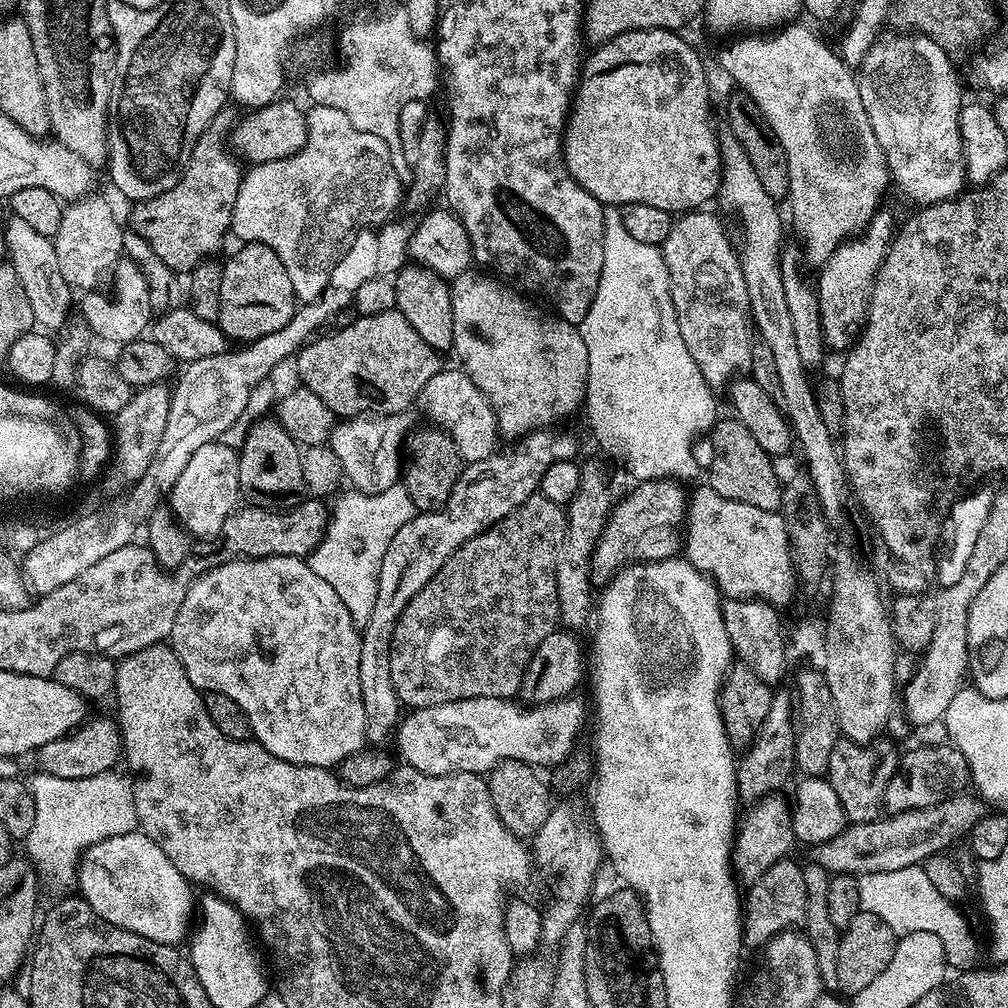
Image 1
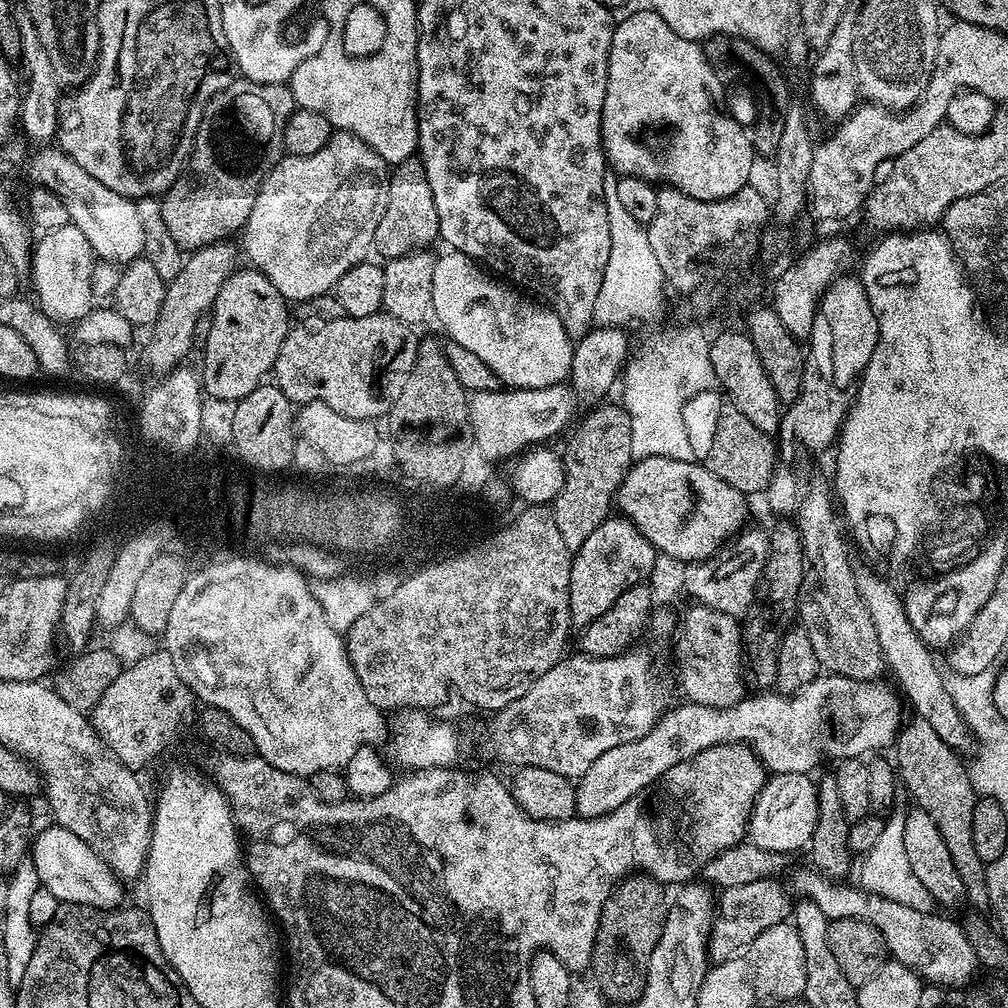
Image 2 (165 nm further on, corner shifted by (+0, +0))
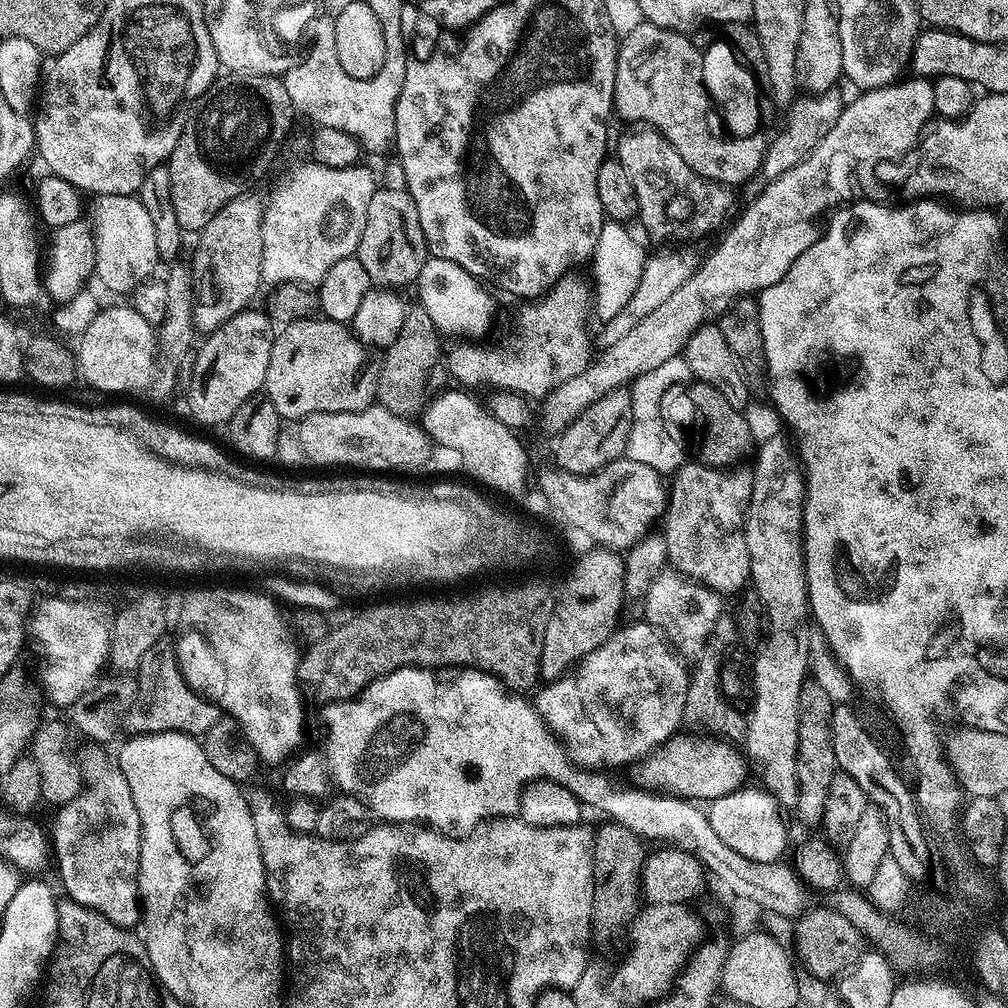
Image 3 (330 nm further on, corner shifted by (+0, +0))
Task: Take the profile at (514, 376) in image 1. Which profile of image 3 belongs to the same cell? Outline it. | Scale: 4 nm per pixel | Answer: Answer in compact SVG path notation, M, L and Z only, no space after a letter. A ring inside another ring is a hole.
M429 255L428 260L422 266L414 285L414 291L420 295L419 307L430 314L430 322L434 322L437 332L462 332L470 336L474 332L480 332L492 320L492 298L488 294L487 287L481 281L470 275L466 270L454 262L446 262L444 258Z

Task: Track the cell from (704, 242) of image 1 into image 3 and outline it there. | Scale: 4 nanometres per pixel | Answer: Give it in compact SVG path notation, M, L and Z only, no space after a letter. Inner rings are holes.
M636 126L633 132L628 132L620 141L615 141L615 159L622 162L626 174L630 178L630 183L634 186L634 194L638 194L638 210L640 211L639 223L644 223L644 228L648 232L653 232L656 236L661 236L664 240L672 240L677 236L680 240L692 240L695 236L704 236L707 232L712 232L724 220L724 215L732 208L733 189L728 186L717 186L704 176L699 176L690 166L686 166L686 161L664 135L651 126ZM668 200L676 203L676 209L667 208Z

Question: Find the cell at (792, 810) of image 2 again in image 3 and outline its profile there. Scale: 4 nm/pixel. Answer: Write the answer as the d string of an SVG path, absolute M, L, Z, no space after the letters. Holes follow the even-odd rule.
M741 786L736 791L711 801L706 808L708 821L710 826L714 826L714 834L718 834L718 838L722 838L730 850L738 850L742 858L774 863L784 856L784 847L788 844L788 832L780 817L781 809L771 793L764 790L758 792L748 787Z

